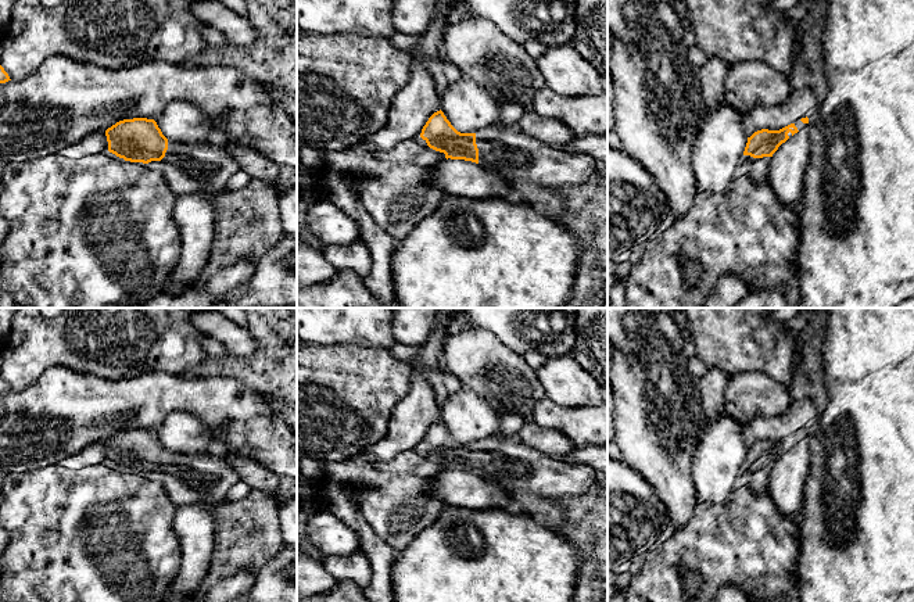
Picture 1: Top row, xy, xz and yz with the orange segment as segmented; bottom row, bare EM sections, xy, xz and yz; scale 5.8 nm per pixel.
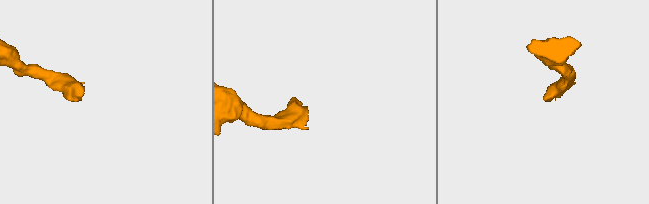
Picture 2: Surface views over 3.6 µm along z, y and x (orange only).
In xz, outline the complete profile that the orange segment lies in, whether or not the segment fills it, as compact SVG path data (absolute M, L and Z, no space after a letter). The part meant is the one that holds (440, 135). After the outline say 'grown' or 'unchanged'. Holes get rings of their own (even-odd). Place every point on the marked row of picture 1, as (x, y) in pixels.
M440 110L429 118L420 137L447 160L476 162L509 182L577 187L595 178L594 160L552 147L524 133L519 123L495 123L476 133L460 133Z; grown

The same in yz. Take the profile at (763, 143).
M807 117L779 130L761 129L755 132L748 137L742 160L736 166L736 176L748 175L753 179L767 179L773 154L782 143L804 128L809 128Z; grown

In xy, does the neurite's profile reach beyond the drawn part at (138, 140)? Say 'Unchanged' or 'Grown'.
Grown

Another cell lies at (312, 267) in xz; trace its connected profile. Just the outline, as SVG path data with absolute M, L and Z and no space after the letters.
M297 240L297 289L326 283L336 273L320 250Z

